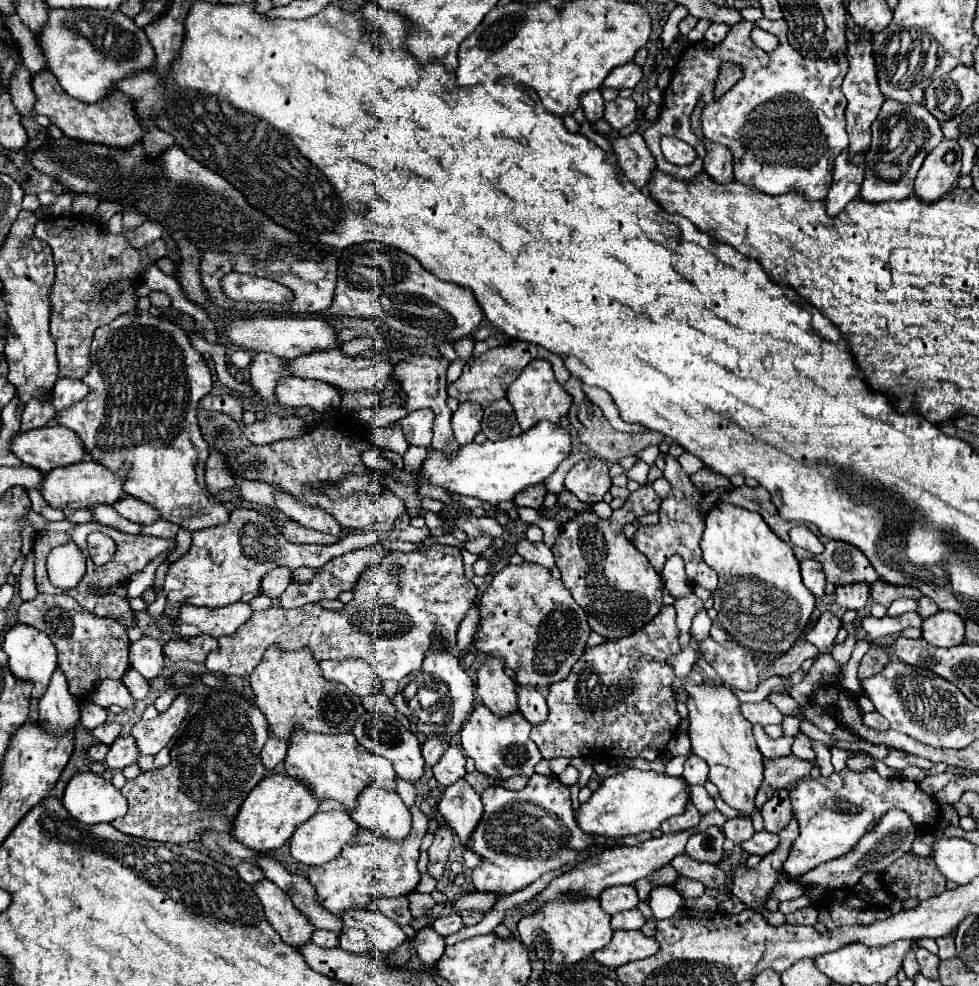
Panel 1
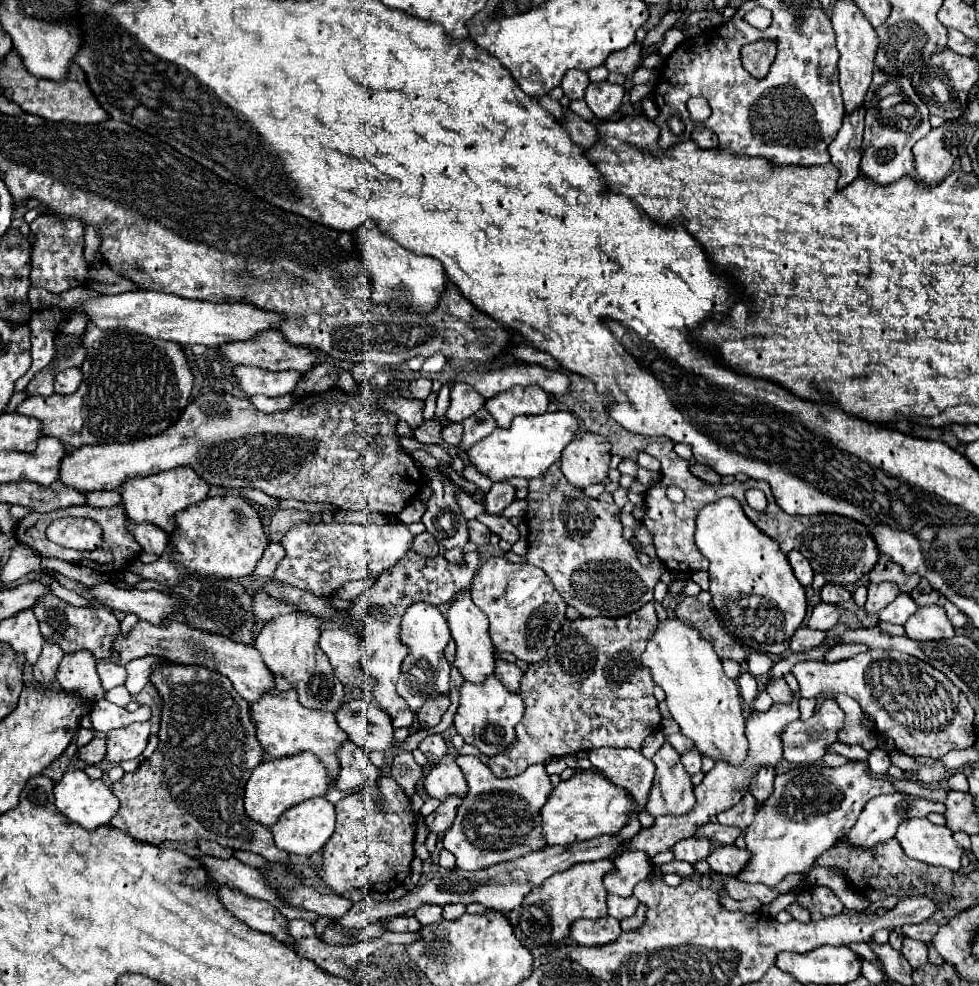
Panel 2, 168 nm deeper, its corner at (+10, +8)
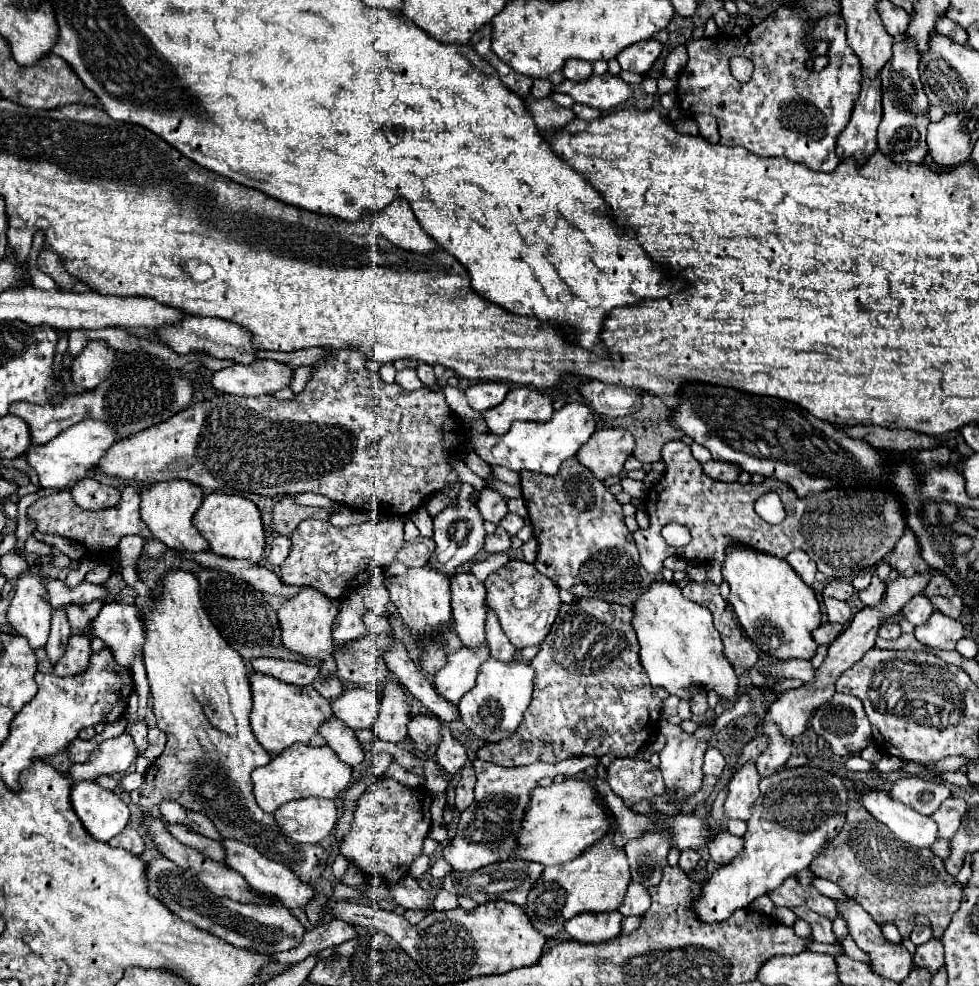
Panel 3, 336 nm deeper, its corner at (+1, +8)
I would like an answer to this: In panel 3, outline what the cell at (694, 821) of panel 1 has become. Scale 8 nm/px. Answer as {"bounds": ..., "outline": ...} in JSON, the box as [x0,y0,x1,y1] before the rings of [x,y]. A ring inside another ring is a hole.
{"bounds":[660,723,710,799],"outline":[[[670,723],[662,731],[668,741],[660,751],[660,773],[666,787],[680,789],[680,795],[688,799],[702,787],[702,759],[710,739],[698,739]]]}

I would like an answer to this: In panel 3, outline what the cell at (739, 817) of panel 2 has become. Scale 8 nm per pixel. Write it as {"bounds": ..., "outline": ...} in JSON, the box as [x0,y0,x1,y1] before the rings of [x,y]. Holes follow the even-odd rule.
{"bounds":[724,761,760,821],"outline":[[[754,761],[744,763],[728,783],[728,797],[724,803],[726,817],[740,821],[748,819],[750,807],[754,799],[758,799],[758,785],[760,785],[760,775],[756,771],[756,763]]]}

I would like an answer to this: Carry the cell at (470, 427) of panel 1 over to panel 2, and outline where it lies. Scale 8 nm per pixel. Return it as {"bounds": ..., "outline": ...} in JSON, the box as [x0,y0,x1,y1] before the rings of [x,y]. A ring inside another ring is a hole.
{"bounds":[445,383,485,423],"outline":[[[455,383],[451,387],[451,405],[449,405],[445,417],[451,423],[463,423],[463,419],[467,419],[475,411],[479,411],[483,407],[483,403],[485,403],[485,399],[481,395],[477,395],[477,391],[473,387],[469,387],[467,383]]]}

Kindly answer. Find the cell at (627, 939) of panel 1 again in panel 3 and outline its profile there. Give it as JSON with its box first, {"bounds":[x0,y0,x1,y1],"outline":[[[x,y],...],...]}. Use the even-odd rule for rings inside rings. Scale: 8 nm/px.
{"bounds":[566,911,622,943],"outline":[[[618,911],[574,915],[574,919],[566,919],[566,933],[580,943],[602,943],[618,937],[622,915]]]}

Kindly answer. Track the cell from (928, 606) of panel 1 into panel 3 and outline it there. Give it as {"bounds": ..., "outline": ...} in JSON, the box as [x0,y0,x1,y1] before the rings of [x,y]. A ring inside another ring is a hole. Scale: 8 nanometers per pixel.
{"bounds":[924,573,956,597],"outline":[[[936,573],[936,575],[930,579],[930,583],[928,583],[924,595],[926,595],[926,597],[934,597],[934,595],[954,597],[954,595],[956,595],[956,587],[954,587],[954,583],[952,583],[946,575]]]}

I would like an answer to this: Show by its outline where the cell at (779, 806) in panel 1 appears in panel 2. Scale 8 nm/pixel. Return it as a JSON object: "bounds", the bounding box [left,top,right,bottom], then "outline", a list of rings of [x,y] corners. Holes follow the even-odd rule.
{"bounds":[749,767,775,805],"outline":[[[761,767],[761,771],[757,771],[757,775],[753,777],[753,783],[749,785],[749,791],[757,799],[757,805],[763,805],[771,797],[773,779],[775,779],[775,769],[773,767]]]}

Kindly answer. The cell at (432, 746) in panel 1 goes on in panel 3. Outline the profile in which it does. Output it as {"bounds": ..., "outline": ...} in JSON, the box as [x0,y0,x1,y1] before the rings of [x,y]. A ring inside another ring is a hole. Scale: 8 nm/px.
{"bounds":[434,645,490,703],"outline":[[[462,645],[458,651],[450,653],[446,657],[446,665],[440,667],[434,675],[434,687],[438,695],[450,703],[458,703],[458,699],[474,687],[474,675],[486,657],[490,657],[488,645],[478,649]]]}

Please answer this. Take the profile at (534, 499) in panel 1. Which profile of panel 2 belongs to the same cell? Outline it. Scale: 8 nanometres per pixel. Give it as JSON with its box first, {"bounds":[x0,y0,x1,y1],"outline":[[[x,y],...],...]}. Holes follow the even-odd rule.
{"bounds":[485,483,515,515],"outline":[[[493,483],[493,487],[487,493],[485,507],[487,507],[489,515],[497,515],[509,503],[513,503],[513,499],[515,499],[515,487],[513,485],[509,485],[509,483]]]}

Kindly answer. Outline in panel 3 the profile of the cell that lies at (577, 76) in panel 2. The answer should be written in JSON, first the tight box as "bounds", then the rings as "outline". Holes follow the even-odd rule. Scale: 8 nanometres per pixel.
{"bounds":[562,59,592,81],"outline":[[[568,59],[562,73],[570,81],[582,81],[582,79],[588,79],[592,75],[592,65],[582,61],[582,59]]]}

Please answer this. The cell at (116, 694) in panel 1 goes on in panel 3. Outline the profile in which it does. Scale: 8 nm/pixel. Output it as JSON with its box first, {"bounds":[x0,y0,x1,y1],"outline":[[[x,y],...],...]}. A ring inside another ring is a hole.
{"bounds":[54,635,92,675],"outline":[[[72,635],[68,639],[68,647],[58,663],[54,663],[56,675],[78,675],[88,667],[92,649],[90,649],[90,637],[86,635]]]}

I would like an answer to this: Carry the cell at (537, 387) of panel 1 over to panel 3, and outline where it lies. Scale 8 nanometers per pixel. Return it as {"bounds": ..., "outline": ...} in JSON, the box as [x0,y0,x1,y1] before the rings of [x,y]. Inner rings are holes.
{"bounds":[482,387,552,435],"outline":[[[514,387],[504,403],[482,413],[494,435],[504,435],[514,421],[550,421],[552,399],[528,387]]]}

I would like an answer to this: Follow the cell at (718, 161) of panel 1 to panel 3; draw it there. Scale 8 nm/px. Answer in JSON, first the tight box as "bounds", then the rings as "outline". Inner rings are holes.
{"bounds":[694,115,720,143],"outline":[[[694,115],[694,121],[698,123],[700,135],[702,135],[704,139],[708,139],[710,143],[718,143],[718,141],[720,141],[718,123],[716,123],[714,115]]]}

